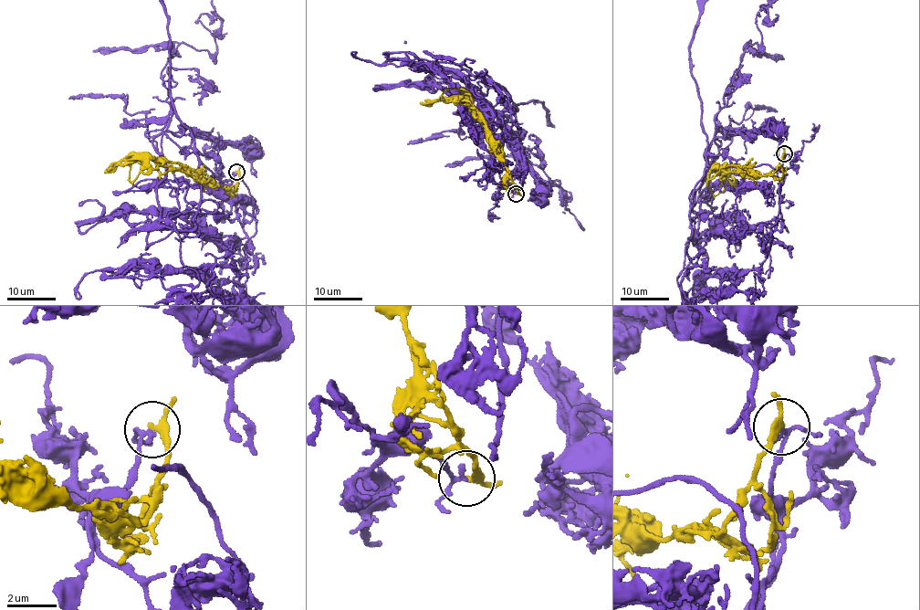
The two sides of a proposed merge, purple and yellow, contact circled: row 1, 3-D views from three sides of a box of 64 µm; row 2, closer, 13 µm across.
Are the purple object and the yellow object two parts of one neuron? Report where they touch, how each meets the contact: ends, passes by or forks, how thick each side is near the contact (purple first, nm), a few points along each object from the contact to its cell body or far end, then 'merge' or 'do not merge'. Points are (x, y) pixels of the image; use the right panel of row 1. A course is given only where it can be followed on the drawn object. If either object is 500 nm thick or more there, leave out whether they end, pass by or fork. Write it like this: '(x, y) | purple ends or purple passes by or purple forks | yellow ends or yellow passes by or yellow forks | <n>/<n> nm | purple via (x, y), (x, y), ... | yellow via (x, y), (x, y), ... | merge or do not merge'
(784, 153) | purple passes by | yellow passes by | 170/200 nm | yellow via (785, 154), (772, 173), (758, 176), (751, 171), (732, 165), (720, 168), (723, 171), (721, 176), (735, 187) | merge

